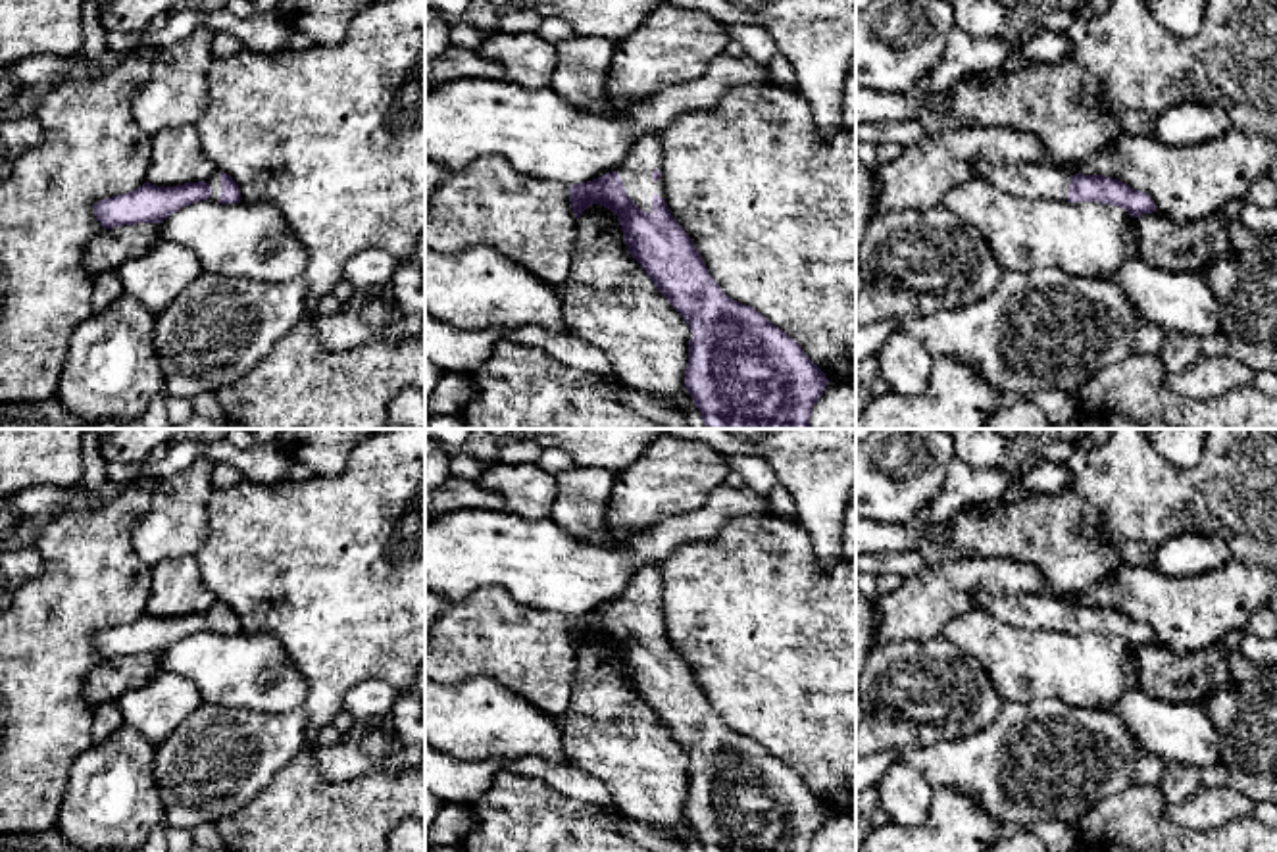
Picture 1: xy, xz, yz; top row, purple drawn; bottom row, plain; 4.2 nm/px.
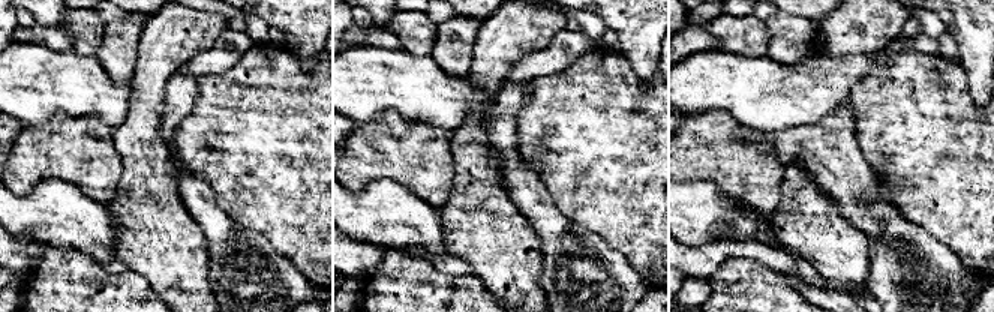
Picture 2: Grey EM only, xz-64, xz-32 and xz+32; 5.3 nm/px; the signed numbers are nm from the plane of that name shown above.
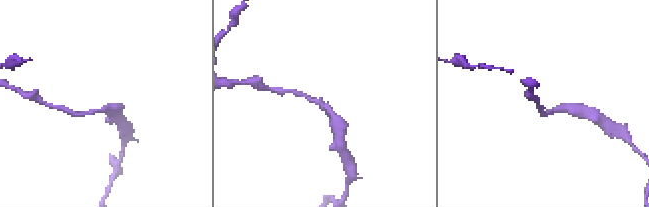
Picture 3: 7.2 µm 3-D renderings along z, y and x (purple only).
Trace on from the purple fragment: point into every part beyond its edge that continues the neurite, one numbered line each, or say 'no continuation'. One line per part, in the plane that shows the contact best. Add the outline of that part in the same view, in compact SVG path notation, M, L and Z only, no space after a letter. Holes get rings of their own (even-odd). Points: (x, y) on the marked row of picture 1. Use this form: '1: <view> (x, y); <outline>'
1: xz (635, 172); M662 133L642 137L627 160L615 169L623 181L623 188L629 198L646 213L652 212L652 194L665 198L664 179L652 181L652 171L662 173L664 144Z

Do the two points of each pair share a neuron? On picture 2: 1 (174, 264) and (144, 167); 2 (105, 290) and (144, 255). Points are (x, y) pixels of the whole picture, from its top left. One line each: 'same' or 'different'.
1: same
2: different

